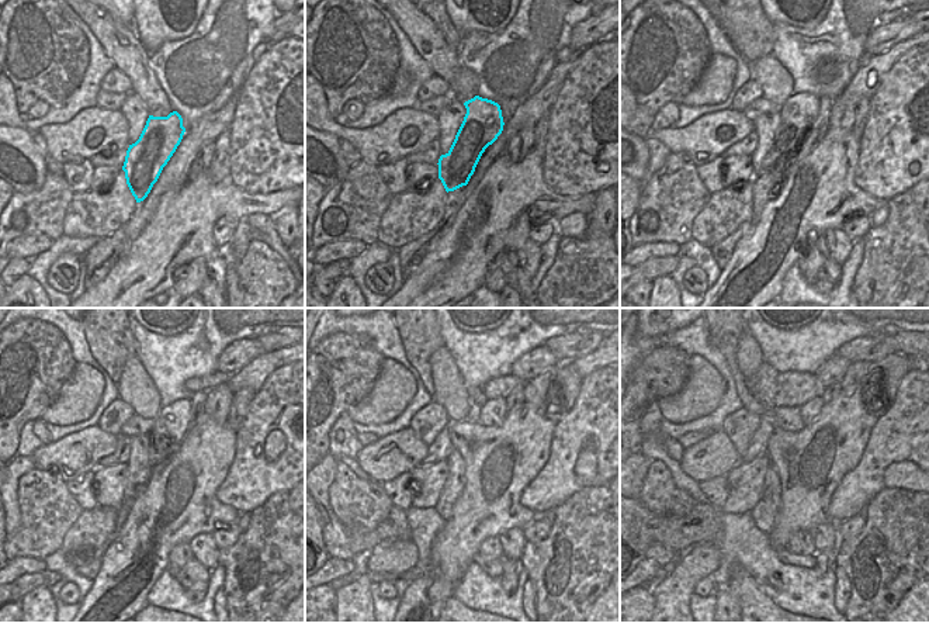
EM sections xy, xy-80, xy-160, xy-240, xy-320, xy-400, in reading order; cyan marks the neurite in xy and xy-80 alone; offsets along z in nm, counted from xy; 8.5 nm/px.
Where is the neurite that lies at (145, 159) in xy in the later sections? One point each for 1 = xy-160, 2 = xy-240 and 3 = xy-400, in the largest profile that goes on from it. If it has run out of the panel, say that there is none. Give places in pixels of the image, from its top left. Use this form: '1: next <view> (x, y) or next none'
1: next xy-160 (800, 110)
2: next xy-240 (172, 422)
3: next xy-400 (808, 411)

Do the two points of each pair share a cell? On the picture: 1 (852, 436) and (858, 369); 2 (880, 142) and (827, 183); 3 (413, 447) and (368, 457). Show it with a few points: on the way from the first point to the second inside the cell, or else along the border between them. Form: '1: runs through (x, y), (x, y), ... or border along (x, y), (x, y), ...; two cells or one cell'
1: border along (859, 381), (849, 394), (842, 393); two cells
2: border along (860, 138), (855, 183), (866, 191); two cells
3: runs through (402, 446), (394, 439), (380, 446); one cell

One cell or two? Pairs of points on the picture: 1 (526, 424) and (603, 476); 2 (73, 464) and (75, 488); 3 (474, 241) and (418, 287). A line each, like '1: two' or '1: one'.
1: two
2: two
3: one

